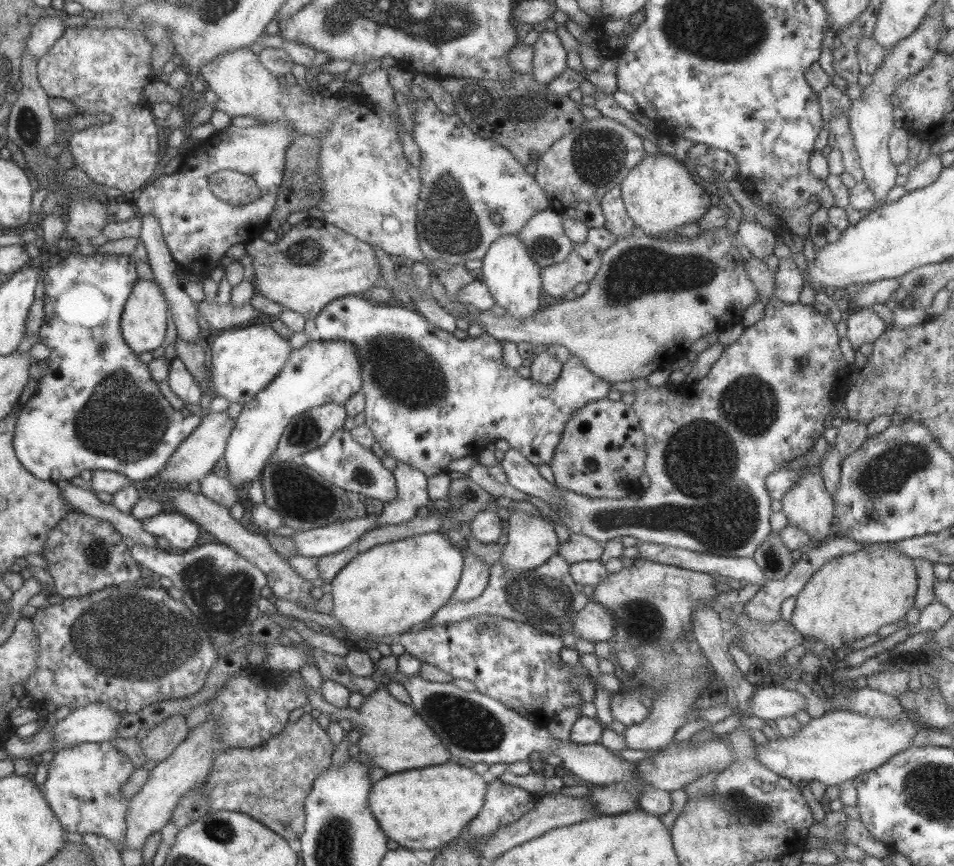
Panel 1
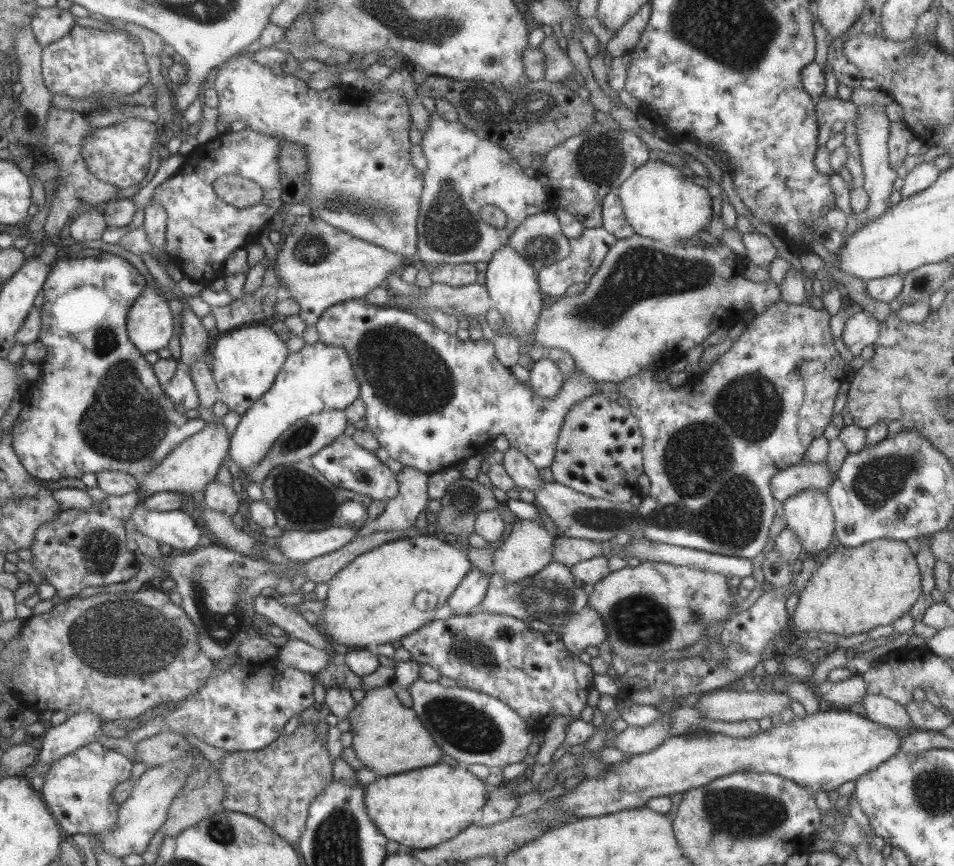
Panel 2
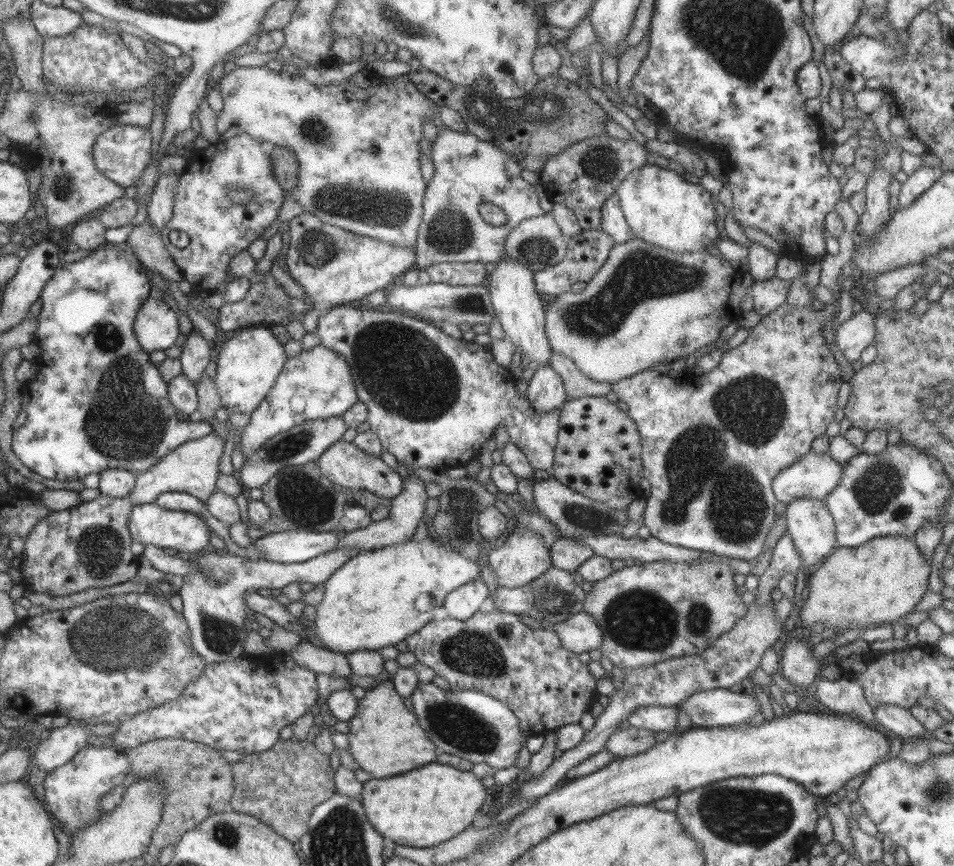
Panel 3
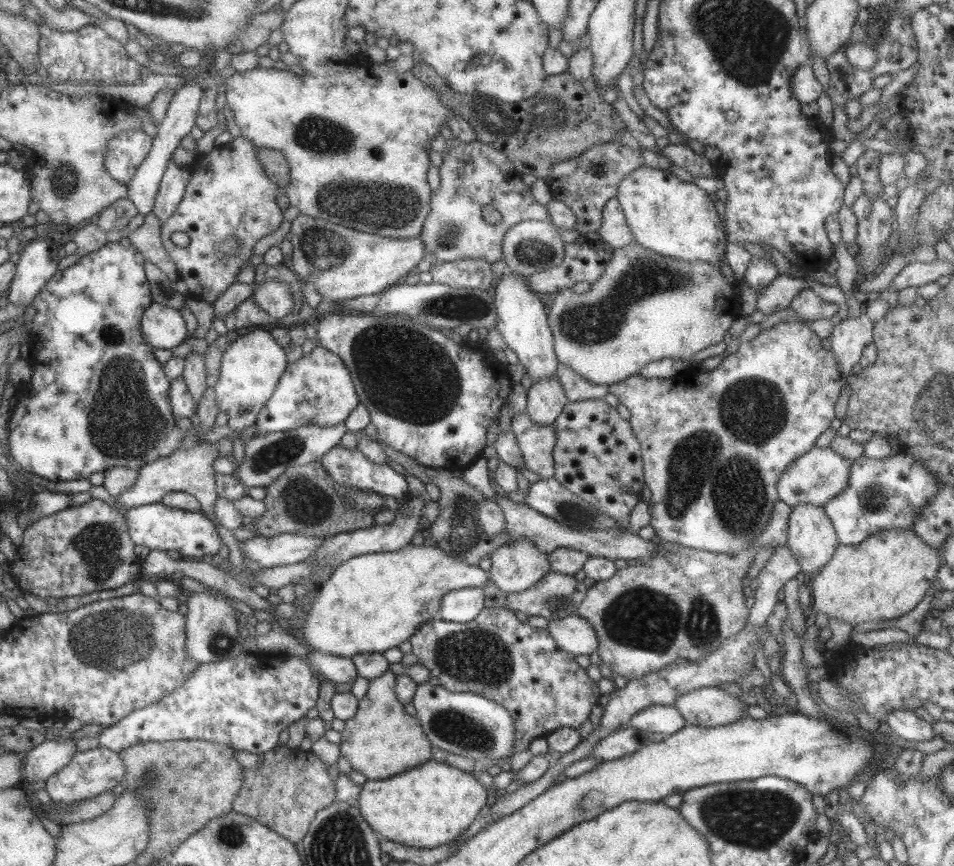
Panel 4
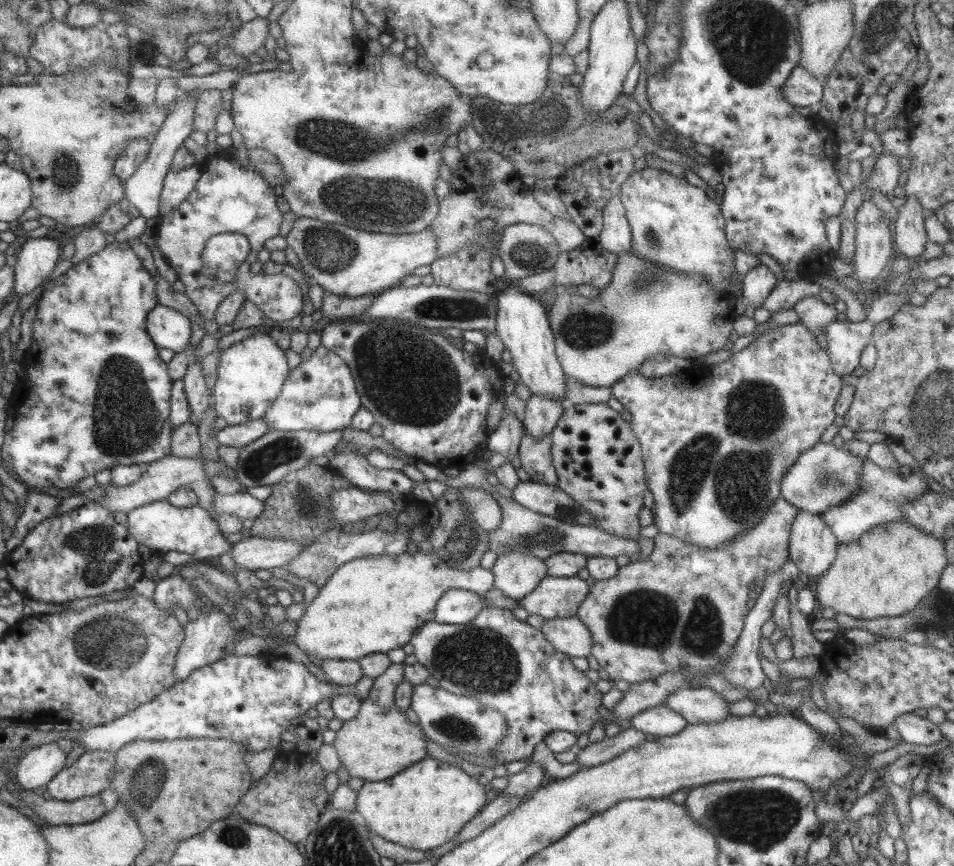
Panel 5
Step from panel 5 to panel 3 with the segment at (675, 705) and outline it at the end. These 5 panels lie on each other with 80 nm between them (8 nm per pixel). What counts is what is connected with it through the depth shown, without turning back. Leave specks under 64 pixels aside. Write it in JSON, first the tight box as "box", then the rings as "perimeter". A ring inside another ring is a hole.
{"box":[680,688,759,728],"perimeter":[[[739,688],[693,693],[680,705],[691,726],[705,728],[742,725],[759,710],[757,700],[742,693]]]}

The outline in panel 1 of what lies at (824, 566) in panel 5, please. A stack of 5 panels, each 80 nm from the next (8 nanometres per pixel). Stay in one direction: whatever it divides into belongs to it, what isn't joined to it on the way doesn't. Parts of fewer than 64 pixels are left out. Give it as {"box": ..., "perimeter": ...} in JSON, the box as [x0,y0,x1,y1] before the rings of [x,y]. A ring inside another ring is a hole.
{"box":[780,462,834,546],"perimeter":[[[820,462],[799,468],[796,481],[783,493],[780,501],[782,504],[780,510],[788,522],[801,527],[805,534],[809,534],[811,546],[829,538],[828,530],[834,517],[834,502],[830,494],[824,489]]]}

